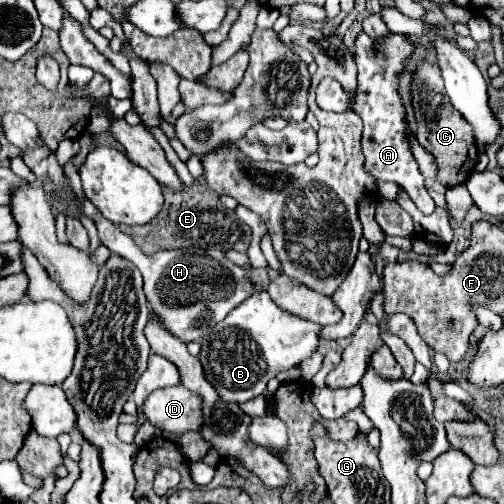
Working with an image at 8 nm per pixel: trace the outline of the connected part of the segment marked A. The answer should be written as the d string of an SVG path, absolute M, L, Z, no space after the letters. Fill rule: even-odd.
M365 32L357 36L357 52L355 60L359 66L359 86L357 86L357 98L351 100L349 94L340 88L338 82L330 82L330 78L324 78L316 89L316 103L321 110L329 112L343 112L349 106L361 114L365 130L363 130L363 154L365 154L365 170L373 174L377 180L389 180L403 186L403 190L409 194L409 198L417 204L417 208L423 214L431 214L435 210L435 202L429 196L423 174L419 172L419 164L415 162L409 142L405 136L405 108L401 104L401 96L397 92L399 88L399 74L403 70L403 62L413 52L413 44L401 36L391 34L379 44L369 38Z

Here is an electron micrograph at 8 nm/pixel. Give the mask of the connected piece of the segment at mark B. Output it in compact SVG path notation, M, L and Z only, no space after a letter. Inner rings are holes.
M255 292L249 296L243 304L239 304L231 314L219 322L211 332L203 338L203 348L199 354L199 360L205 370L207 382L217 390L217 394L227 402L247 402L259 394L265 392L267 382L275 378L279 372L289 370L297 364L301 364L305 358L309 358L319 348L319 324L313 324L309 320L297 318L287 314L285 310L277 308L275 302L269 298L267 292Z

